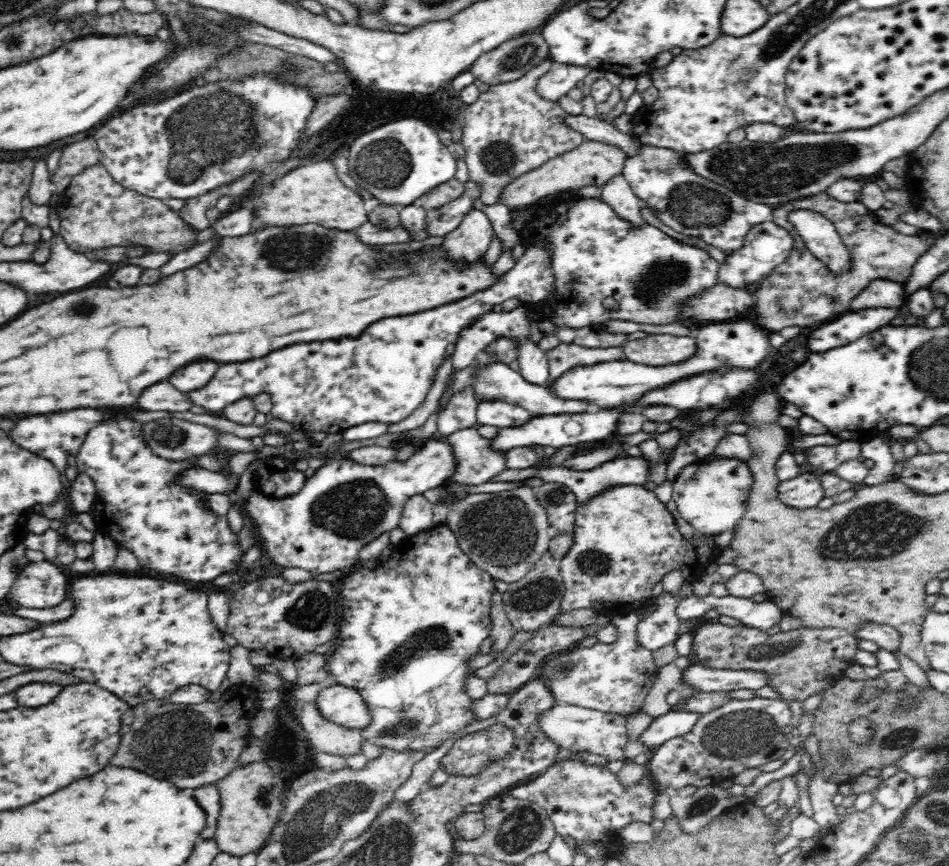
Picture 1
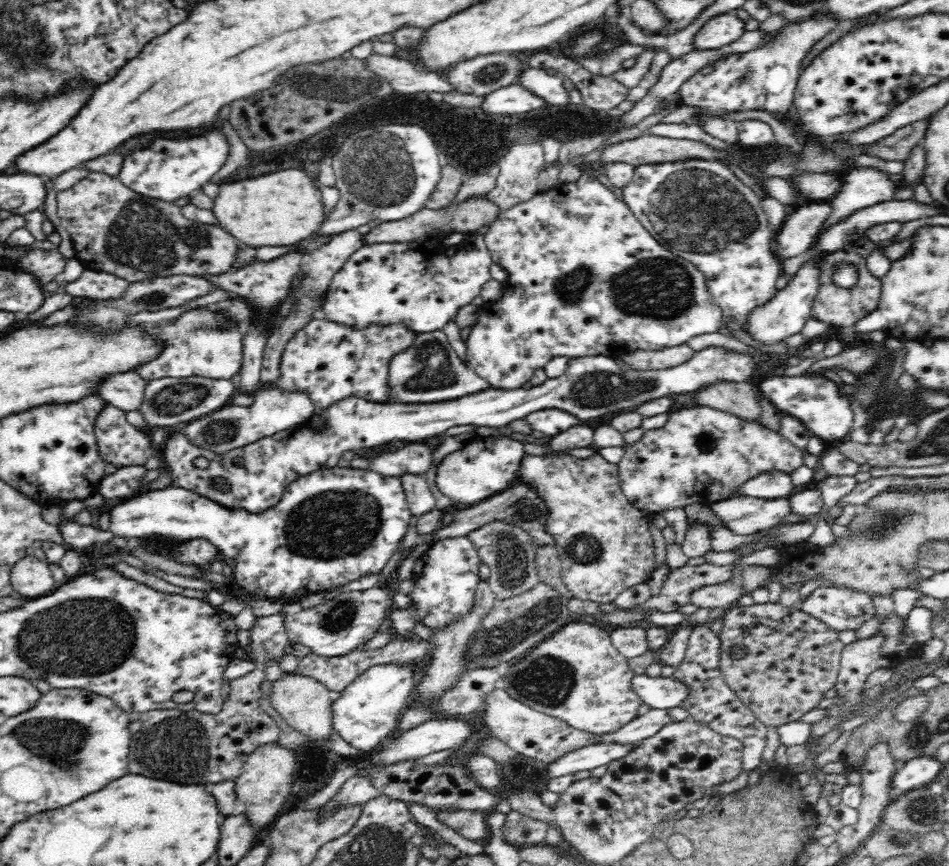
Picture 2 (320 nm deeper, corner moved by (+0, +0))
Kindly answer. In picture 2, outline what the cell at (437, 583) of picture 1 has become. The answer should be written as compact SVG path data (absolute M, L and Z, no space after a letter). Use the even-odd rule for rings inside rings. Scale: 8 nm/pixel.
M466 536L444 539L435 542L432 548L422 556L414 567L415 587L409 595L414 600L416 611L406 611L394 606L389 619L391 626L399 637L413 638L411 633L416 618L430 628L440 628L454 622L458 616L470 612L474 604L476 586L480 580L480 558L474 543Z

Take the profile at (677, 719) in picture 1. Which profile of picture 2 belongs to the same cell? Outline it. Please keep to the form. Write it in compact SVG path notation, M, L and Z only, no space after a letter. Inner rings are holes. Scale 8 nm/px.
M594 743L554 760L550 765L547 765L547 771L552 779L569 774L574 775L575 772L584 770L591 771L599 766L608 765L614 760L623 758L634 748L634 744Z

